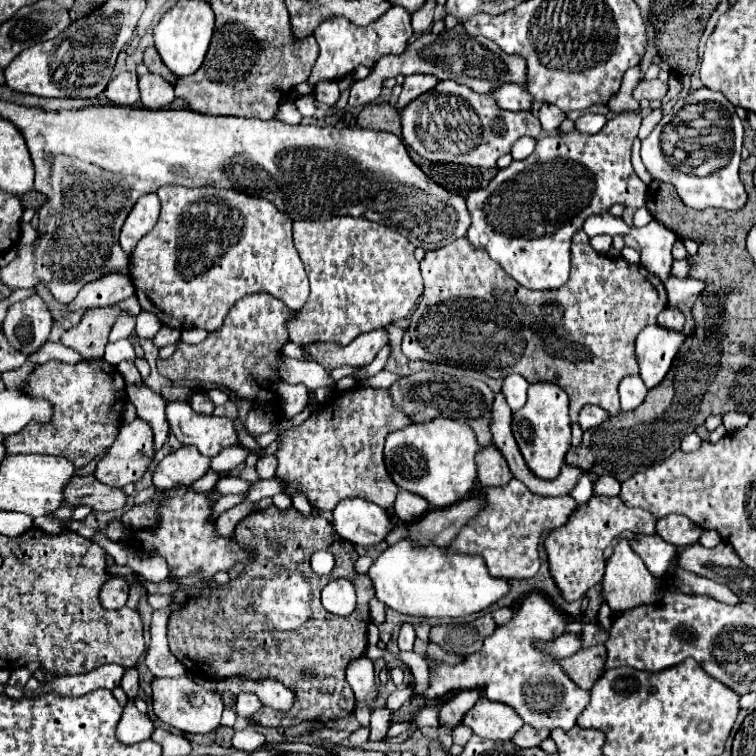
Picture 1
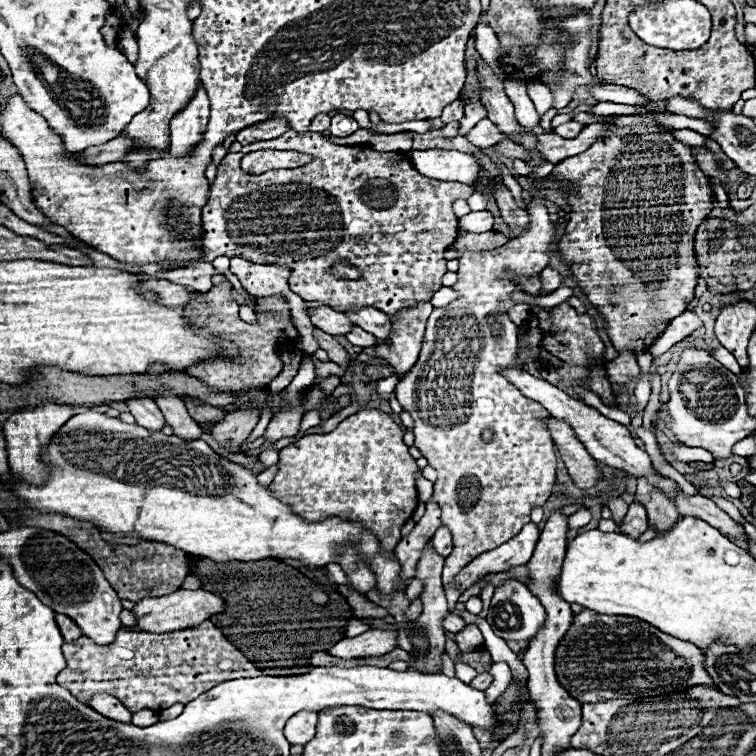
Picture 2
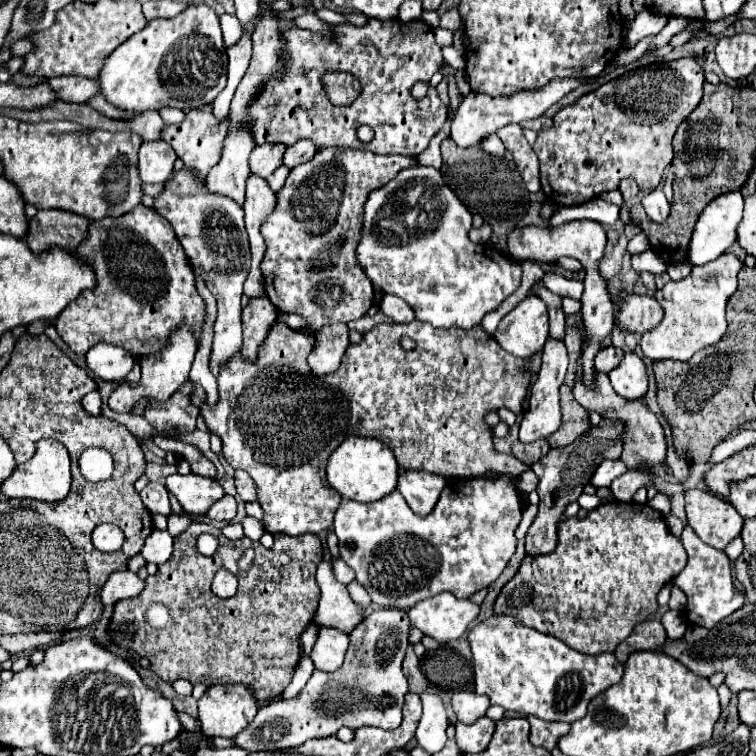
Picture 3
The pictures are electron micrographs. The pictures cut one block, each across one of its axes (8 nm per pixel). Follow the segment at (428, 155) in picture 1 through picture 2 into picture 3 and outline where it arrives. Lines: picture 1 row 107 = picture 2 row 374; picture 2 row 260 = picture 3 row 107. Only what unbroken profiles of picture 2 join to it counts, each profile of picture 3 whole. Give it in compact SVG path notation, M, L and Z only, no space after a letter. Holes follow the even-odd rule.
M580 78L578 80L552 80L552 84L548 84L548 88L542 88L540 92L516 92L516 96L510 96L510 98L492 98L488 94L470 92L460 102L460 108L458 108L454 122L452 122L450 138L460 148L478 146L484 138L488 138L490 134L496 134L502 126L506 126L510 122L520 124L524 120L540 118L552 104L556 104L564 94L576 90L580 84L582 84Z

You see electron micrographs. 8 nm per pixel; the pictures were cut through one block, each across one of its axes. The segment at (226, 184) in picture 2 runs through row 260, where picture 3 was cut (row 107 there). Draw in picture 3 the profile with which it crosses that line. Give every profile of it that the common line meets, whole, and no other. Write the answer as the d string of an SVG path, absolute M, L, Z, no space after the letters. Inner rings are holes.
M368 20L366 26L358 28L352 24L338 24L334 40L326 40L324 36L292 28L284 36L288 36L288 48L292 48L292 68L288 68L288 80L284 84L272 84L264 96L256 102L256 144L294 144L296 140L310 138L316 142L318 148L338 146L338 148L364 148L378 154L404 154L404 156L418 156L426 150L430 138L442 128L446 120L446 104L438 98L434 86L428 86L424 98L416 100L412 96L412 86L416 82L430 82L432 74L440 70L442 64L442 48L434 42L434 34L428 28L422 28L422 22L412 22L402 26L400 20ZM344 70L356 76L362 84L362 94L358 96L356 104L348 108L336 108L326 100L320 76L322 72ZM206 106L202 110L188 112L182 124L164 128L164 140L174 148L186 166L198 168L200 176L206 176L208 168L220 160L224 128L228 128L228 120L224 120L224 124L216 124L212 108ZM368 124L374 130L374 138L364 144L358 140L358 128Z

